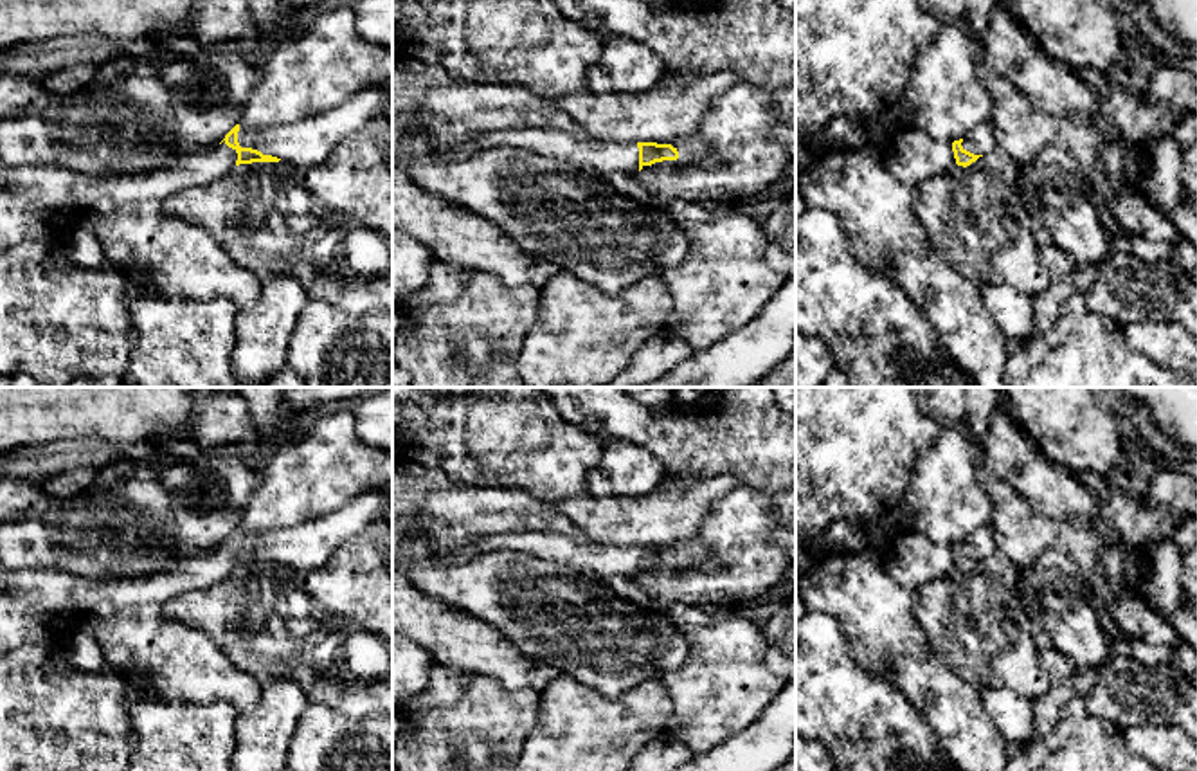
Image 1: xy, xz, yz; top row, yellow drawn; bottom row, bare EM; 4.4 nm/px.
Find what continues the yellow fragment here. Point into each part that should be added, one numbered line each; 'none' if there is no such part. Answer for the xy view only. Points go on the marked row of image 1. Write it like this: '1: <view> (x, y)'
1: xy (305, 143)
2: xy (36, 202)

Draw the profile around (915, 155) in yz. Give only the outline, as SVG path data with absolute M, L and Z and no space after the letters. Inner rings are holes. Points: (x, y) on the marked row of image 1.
M904 126L896 133L884 160L895 177L911 189L927 178L945 175L956 164L952 142L911 126Z

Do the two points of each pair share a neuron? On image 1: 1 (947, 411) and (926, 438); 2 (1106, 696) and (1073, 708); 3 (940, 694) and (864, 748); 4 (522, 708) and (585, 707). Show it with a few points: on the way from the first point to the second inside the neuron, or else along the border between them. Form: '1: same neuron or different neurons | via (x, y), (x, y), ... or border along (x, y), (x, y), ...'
1: different neurons | border along (922, 406), (940, 426)
2: different neurons | border along (1084, 698), (1084, 707), (1091, 714), (1120, 728)
3: different neurons | border along (888, 680), (924, 717), (942, 744)
4: different neurons | border along (540, 694), (539, 721), (522, 748)

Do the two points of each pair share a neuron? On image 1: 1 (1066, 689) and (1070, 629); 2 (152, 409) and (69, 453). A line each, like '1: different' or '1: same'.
1: different
2: different

